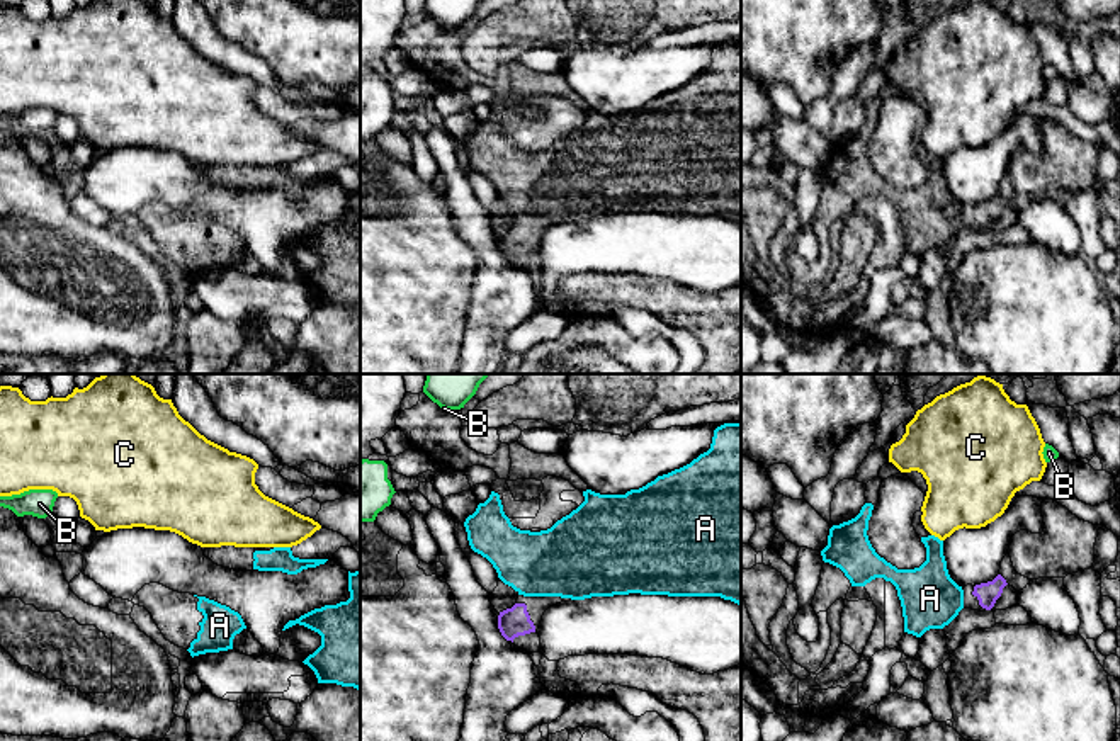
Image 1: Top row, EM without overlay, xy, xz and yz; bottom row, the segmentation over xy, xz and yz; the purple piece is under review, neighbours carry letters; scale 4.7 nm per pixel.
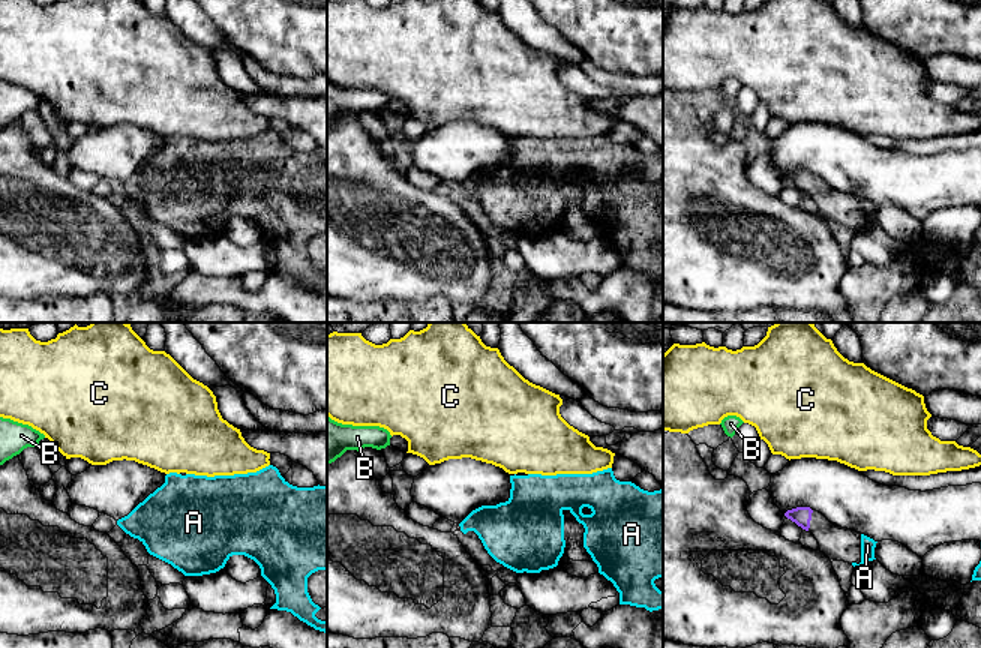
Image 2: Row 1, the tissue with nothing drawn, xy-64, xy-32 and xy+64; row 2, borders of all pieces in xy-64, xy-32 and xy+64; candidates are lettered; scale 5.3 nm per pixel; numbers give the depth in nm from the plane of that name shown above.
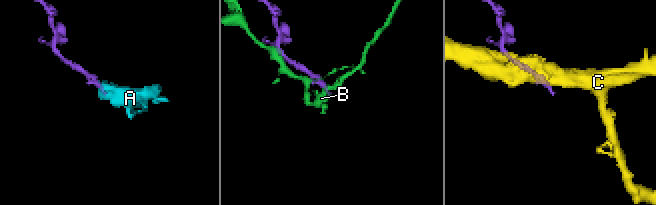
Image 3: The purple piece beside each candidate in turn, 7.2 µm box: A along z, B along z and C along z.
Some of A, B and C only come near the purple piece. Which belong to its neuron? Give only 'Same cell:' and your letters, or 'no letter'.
Same cell: A

